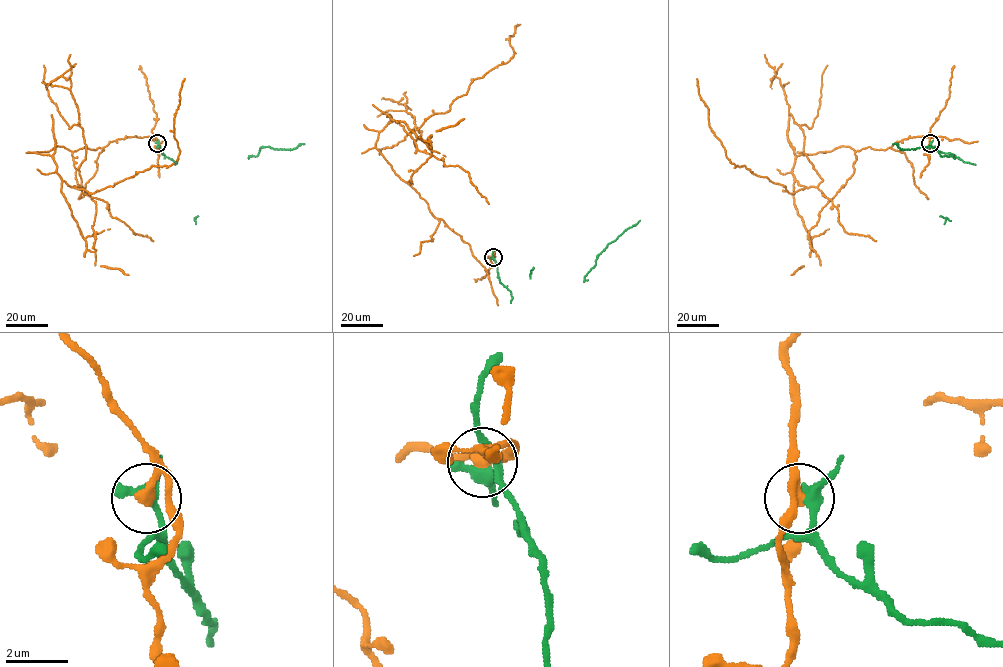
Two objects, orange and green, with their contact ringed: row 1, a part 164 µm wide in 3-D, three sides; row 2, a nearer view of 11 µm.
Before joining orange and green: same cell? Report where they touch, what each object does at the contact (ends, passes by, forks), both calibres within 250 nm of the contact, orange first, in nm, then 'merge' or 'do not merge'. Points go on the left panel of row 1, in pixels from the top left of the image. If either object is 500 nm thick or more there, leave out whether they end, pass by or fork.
at (157, 143); orange passes by; green passes by; 240 nm thick on the orange side, 380 nm on the other; do not merge

